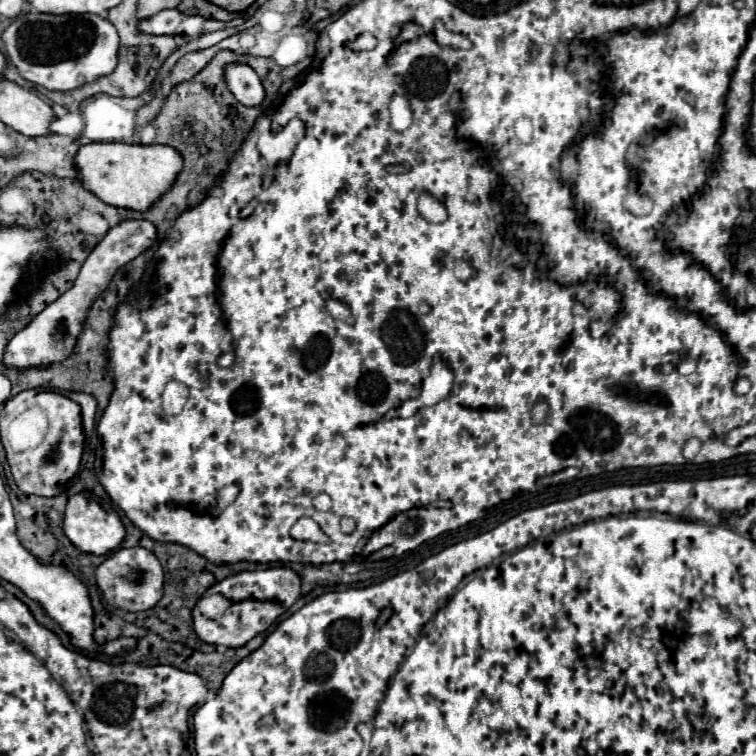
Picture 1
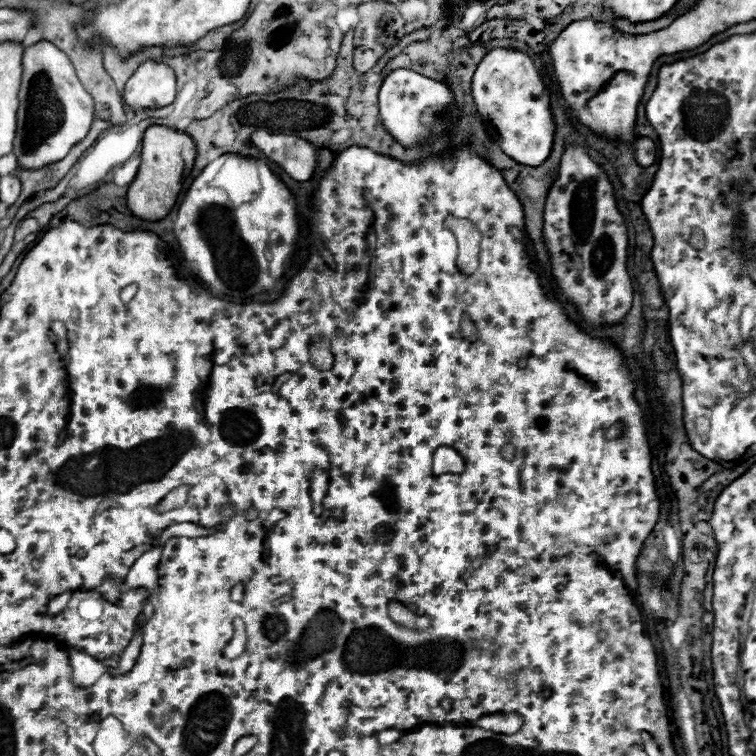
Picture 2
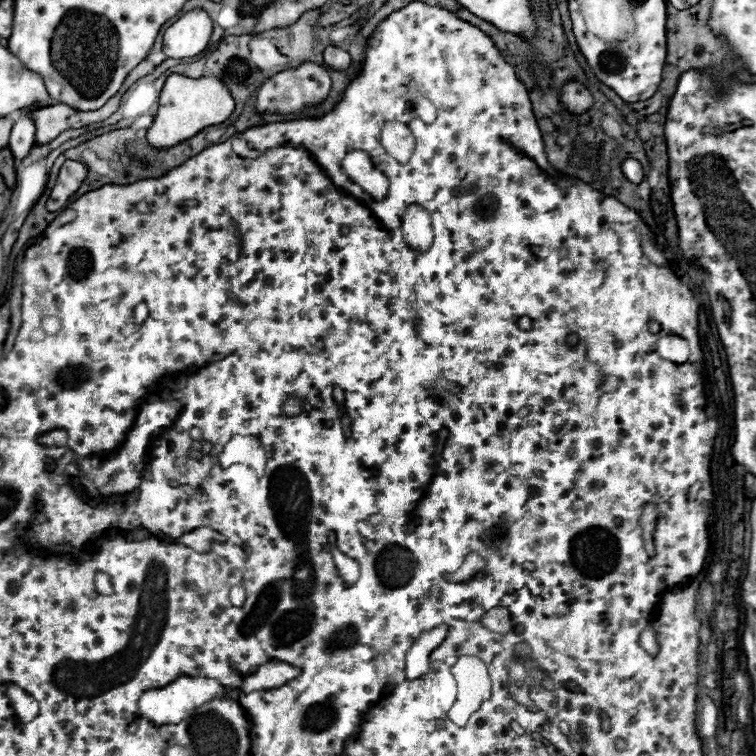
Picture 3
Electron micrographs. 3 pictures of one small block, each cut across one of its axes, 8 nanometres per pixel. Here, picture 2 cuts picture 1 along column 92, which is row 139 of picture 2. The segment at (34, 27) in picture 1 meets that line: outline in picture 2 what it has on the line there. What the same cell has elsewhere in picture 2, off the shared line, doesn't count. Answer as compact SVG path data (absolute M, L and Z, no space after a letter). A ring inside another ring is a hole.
M46 40L28 46L22 54L22 84L18 98L18 128L12 152L24 168L42 168L44 164L62 160L62 156L86 136L94 122L92 96L82 88L66 54Z

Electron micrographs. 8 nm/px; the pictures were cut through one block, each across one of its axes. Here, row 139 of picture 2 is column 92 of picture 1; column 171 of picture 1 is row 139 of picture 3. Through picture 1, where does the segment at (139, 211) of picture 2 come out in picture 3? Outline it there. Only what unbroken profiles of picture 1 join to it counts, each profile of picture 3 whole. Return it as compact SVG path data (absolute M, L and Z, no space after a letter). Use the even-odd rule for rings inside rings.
M172 74L166 78L166 84L160 92L160 106L154 116L152 126L148 128L146 140L156 150L170 150L172 146L190 140L208 126L222 124L234 112L234 100L226 84L218 78L186 78Z

